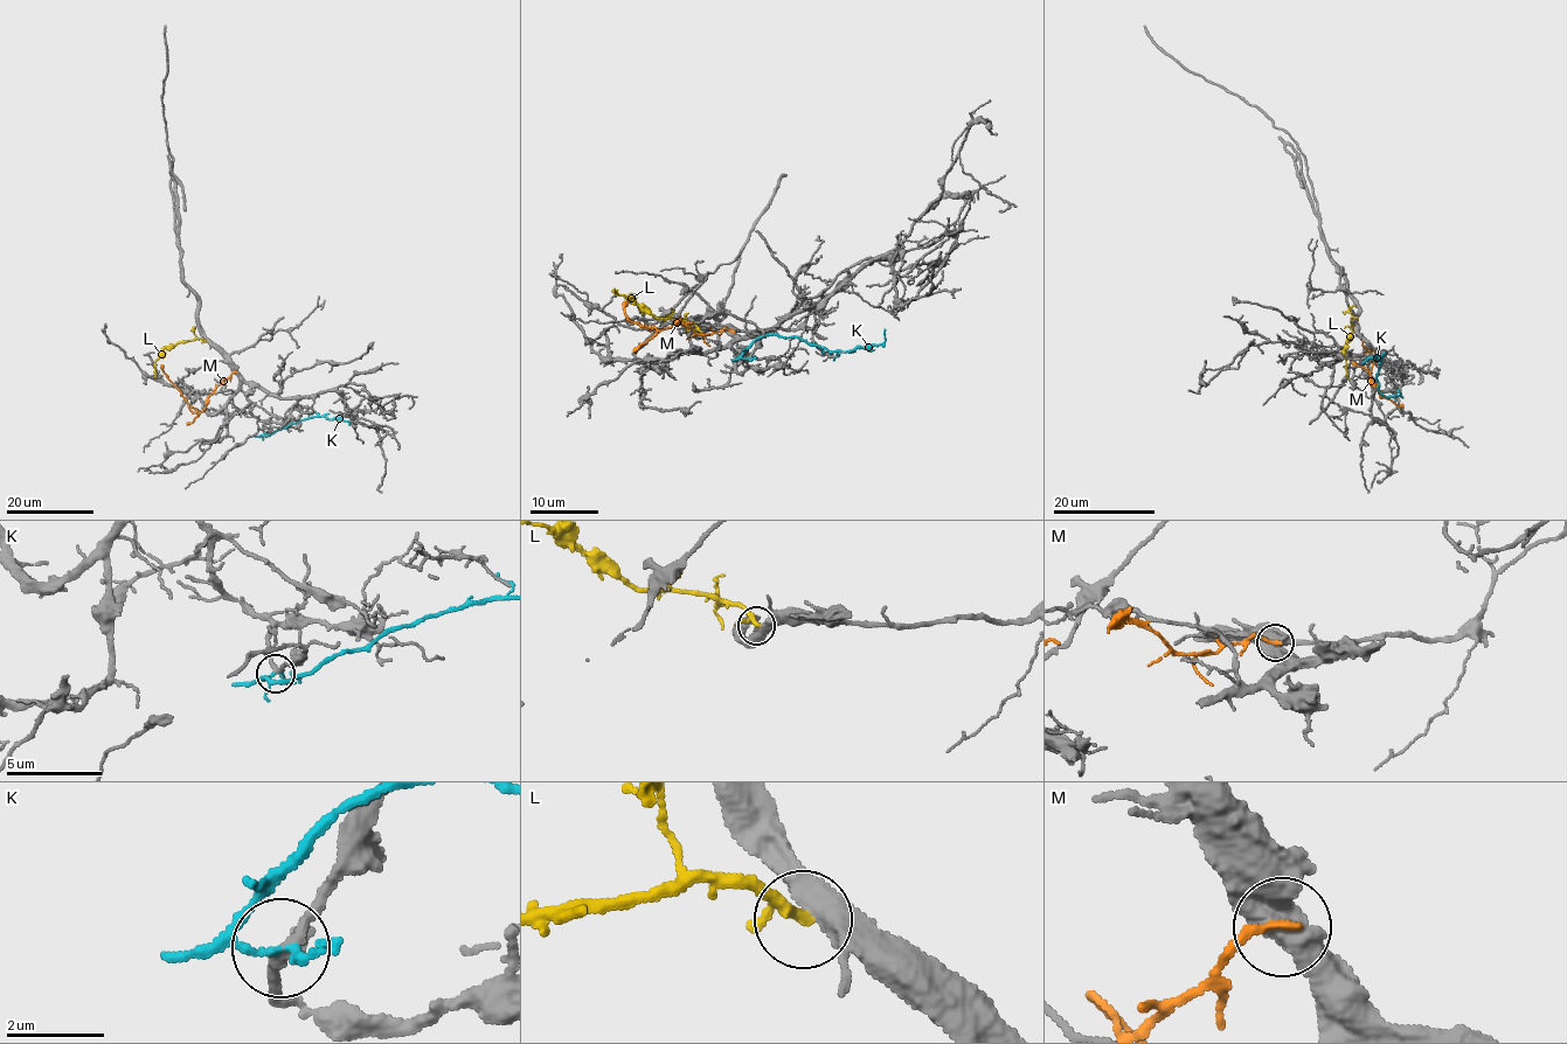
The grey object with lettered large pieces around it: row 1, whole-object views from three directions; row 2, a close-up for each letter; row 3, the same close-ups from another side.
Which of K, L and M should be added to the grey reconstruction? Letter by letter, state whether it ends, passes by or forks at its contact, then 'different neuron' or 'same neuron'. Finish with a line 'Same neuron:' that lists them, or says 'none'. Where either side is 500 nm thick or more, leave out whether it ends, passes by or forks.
K: it passes by; different neuron
L: it passes by; different neuron
M: different neuron
Same neuron: none

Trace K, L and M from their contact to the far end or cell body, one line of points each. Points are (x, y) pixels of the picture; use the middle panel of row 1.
K: (748, 359), (741, 356), (755, 341), (770, 334), (796, 336), (831, 352), (883, 343), (885, 328)
L: (699, 331), (688, 322), (657, 320), (635, 300), (614, 291)
M: (733, 331), (723, 328), (701, 334), (678, 321), (666, 328), (645, 328), (626, 318), (624, 303)

